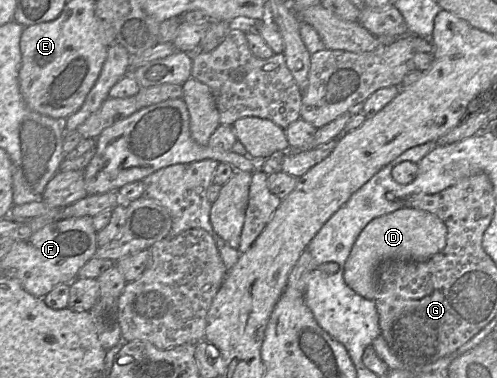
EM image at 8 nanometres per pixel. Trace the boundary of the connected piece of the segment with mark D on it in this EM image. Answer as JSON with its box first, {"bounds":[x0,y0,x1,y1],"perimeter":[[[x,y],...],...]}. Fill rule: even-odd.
{"bounds":[344,208,447,300],"perimeter":[[[401,208],[371,220],[357,237],[344,265],[344,281],[355,293],[375,300],[375,272],[387,260],[423,261],[446,246],[447,227],[436,215],[415,208]]]}

